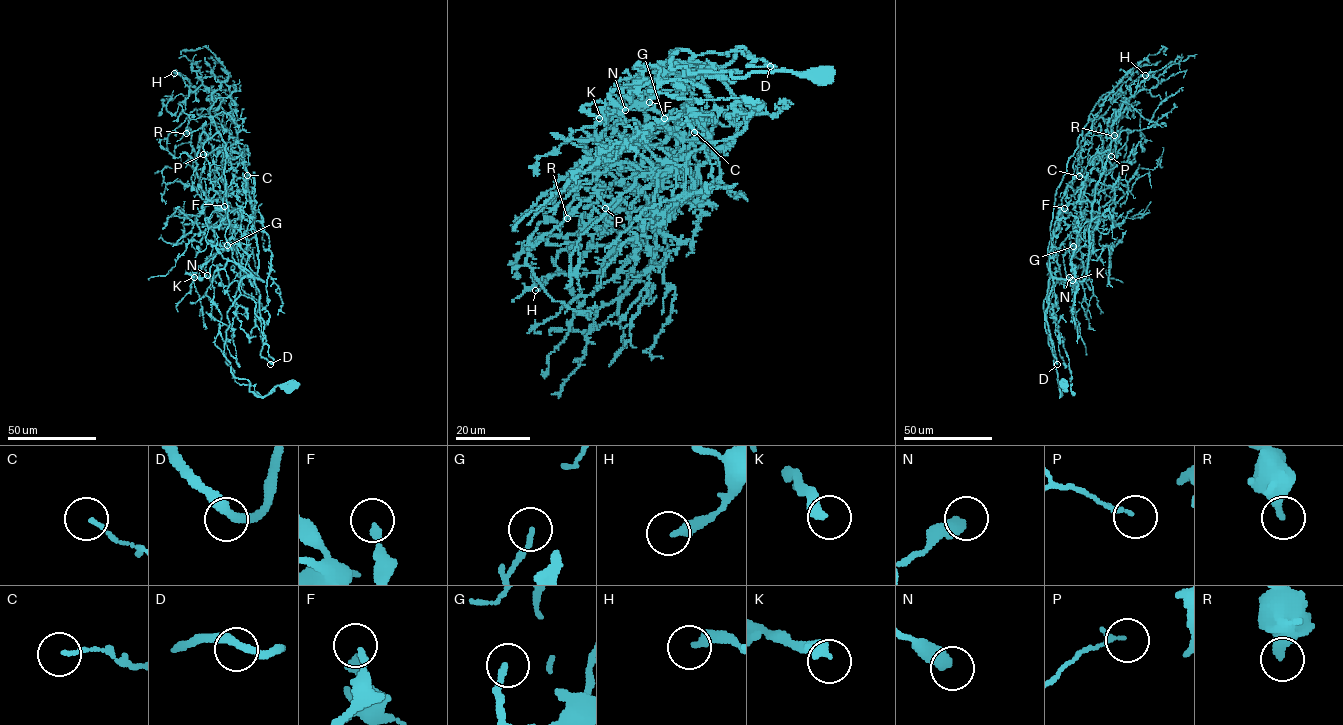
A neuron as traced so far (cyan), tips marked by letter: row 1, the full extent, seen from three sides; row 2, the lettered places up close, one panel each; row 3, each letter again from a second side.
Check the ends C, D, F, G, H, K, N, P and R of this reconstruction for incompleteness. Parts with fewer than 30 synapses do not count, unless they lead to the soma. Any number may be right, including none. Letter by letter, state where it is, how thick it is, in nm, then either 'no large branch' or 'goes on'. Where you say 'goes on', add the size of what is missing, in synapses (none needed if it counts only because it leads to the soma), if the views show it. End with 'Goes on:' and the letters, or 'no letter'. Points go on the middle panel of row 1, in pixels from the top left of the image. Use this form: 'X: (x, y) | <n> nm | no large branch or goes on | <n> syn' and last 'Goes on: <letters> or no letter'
C: (694, 132) | 110 nm | no large branch
D: (770, 66) | 280 nm | no large branch
F: (649, 102) | 200 nm | no large branch
G: (664, 118) | 180 nm | no large branch
H: (535, 290) | 320 nm | no large branch
K: (599, 118) | 400 nm | no large branch
N: (625, 110) | 460 nm | no large branch
P: (605, 208) | 140 nm | no large branch
R: (567, 218) | 420 nm | no large branch
Goes on: no letter

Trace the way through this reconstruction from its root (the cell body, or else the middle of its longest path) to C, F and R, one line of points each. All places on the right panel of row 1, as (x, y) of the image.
C: (1062, 385), (1059, 397), (1044, 299), (1051, 278), (1086, 274), (1091, 203), (1079, 200), (1079, 176)
F: (1062, 385), (1059, 397), (1043, 305), (1052, 276), (1047, 263), (1064, 208)
R: (1062, 385), (1059, 397), (1044, 311), (1055, 191), (1089, 119), (1103, 117), (1114, 135)

